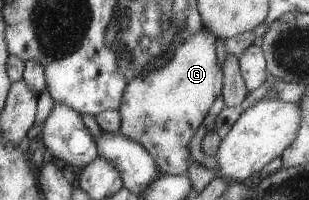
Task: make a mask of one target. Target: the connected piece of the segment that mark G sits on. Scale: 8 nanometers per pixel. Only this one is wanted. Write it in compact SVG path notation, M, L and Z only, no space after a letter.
M180 27L175 30L170 48L160 58L156 58L160 64L163 57L165 62L166 59L169 62L159 66L154 60L152 68L149 66L149 70L133 78L127 84L119 109L123 120L120 133L142 144L156 158L163 175L184 176L188 174L188 166L194 166L196 162L194 150L190 150L190 140L204 122L214 100L222 96L224 72L216 52L218 37L206 27L192 34L188 40L186 36L188 34L182 34Z

